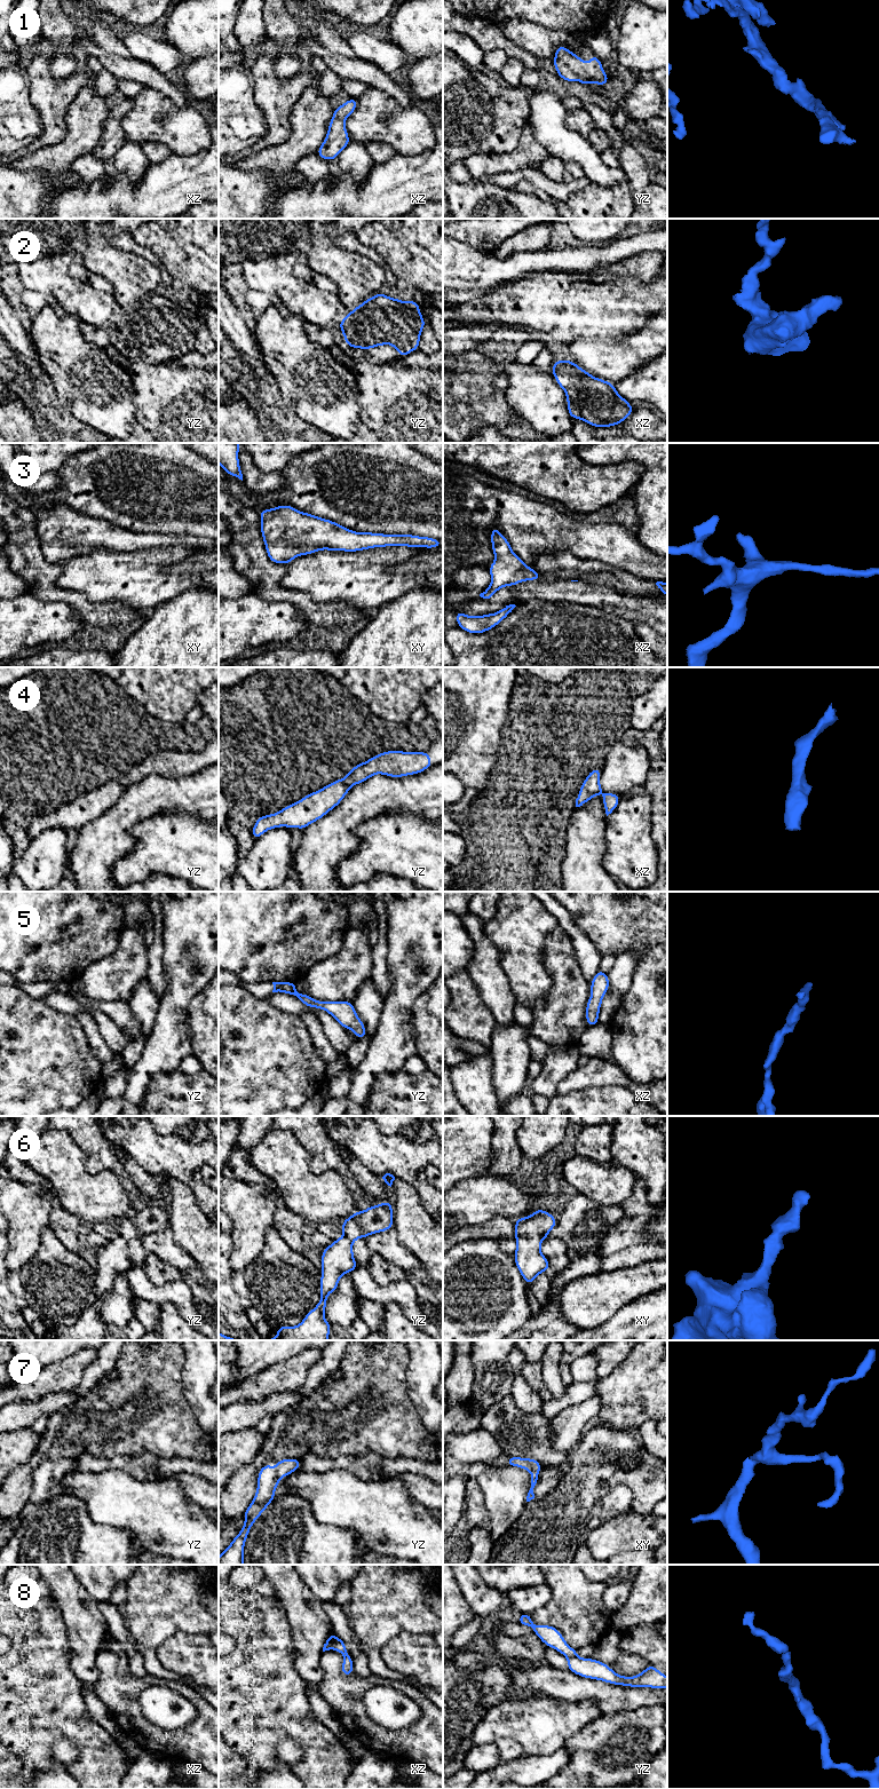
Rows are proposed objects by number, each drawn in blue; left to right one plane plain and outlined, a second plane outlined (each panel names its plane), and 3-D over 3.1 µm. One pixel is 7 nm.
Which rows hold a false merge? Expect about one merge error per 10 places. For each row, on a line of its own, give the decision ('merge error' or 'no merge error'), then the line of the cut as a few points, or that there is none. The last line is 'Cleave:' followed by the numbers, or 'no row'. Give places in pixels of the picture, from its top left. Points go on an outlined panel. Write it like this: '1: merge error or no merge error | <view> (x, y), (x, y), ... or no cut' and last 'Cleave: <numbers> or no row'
1: no merge error | no cut
2: no merge error | no cut
3: no merge error | no cut
4: no merge error | no cut
5: no merge error | no cut
6: no merge error | no cut
7: no merge error | no cut
8: no merge error | no cut
Cleave: no row

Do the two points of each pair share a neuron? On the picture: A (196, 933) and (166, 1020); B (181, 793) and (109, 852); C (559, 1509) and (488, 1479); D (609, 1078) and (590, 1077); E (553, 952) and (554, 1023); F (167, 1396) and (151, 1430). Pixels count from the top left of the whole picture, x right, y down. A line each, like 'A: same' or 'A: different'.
A: same
B: same
C: different
D: same
E: same
F: same

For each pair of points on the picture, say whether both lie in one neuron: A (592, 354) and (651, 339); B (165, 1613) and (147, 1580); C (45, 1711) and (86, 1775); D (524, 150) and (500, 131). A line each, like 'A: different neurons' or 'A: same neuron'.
A: same neuron
B: same neuron
C: same neuron
D: different neurons

